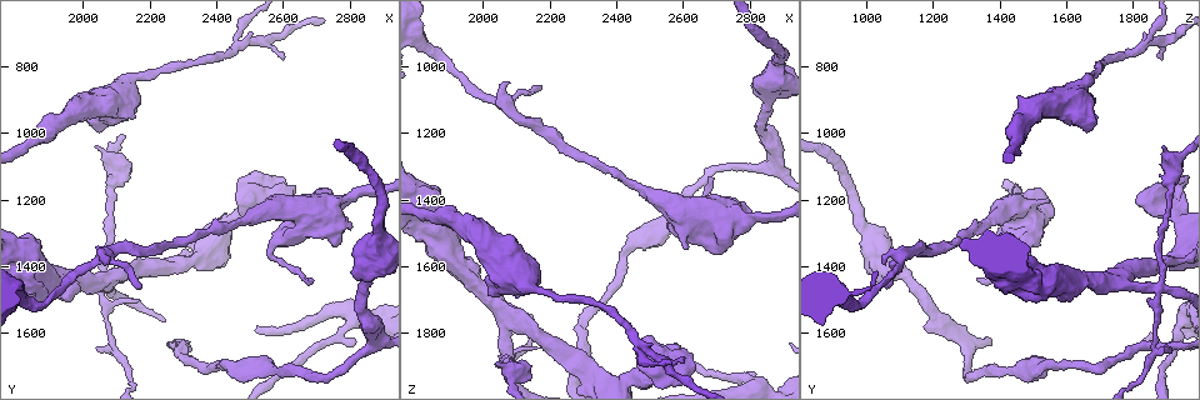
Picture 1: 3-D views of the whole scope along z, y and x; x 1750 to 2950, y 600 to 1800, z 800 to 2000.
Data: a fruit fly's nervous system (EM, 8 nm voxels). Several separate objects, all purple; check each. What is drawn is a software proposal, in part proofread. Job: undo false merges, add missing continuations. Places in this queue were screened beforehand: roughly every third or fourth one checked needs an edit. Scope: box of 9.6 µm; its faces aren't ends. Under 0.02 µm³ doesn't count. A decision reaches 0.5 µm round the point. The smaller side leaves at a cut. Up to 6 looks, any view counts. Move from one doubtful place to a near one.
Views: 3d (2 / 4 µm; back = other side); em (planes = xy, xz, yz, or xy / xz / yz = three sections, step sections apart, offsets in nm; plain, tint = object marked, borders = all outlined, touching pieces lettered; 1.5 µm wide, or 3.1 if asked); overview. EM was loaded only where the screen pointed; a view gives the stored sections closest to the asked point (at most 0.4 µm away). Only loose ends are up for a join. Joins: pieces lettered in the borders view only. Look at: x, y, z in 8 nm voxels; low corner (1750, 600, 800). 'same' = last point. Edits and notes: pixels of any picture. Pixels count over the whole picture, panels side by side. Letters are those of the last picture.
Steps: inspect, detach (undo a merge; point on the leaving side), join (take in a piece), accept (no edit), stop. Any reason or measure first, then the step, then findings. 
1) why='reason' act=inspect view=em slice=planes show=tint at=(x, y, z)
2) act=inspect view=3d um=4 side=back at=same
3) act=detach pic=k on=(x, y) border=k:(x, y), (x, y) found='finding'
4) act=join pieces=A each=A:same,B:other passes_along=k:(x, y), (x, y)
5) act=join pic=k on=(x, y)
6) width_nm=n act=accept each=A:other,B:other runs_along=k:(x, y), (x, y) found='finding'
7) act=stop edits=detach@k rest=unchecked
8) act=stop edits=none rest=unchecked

why='abrupt turn' act=inspect view=em slice=planes show=tint at=(2070, 1470, 1860)

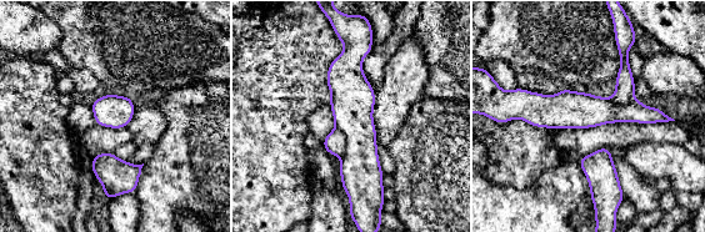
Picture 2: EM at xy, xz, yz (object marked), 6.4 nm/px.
why='what lies round it' act=inspect view=em slice=planes show=borders at=same

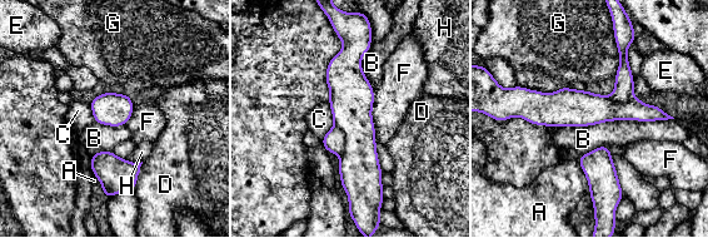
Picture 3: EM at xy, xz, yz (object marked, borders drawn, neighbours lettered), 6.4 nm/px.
act=detach pic=3 on=(333, 142) each=A:other,B:other,C:other,D:other,E:other,F:other,G:other,H:other border=3:(334, 125), (344, 138), (339, 155) found='a second cell is stuck on'

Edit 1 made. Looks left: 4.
act=inspect view=overview

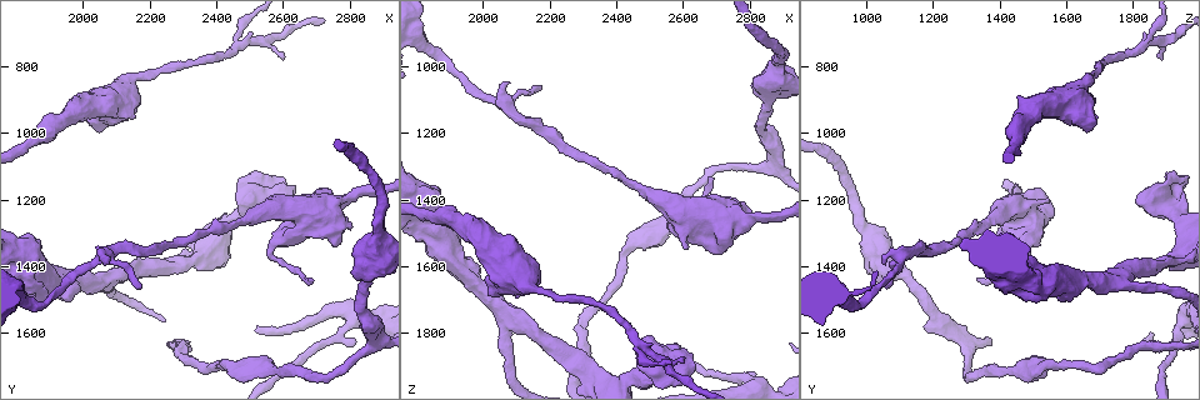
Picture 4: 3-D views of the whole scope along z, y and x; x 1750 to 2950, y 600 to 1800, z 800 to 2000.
why='thick turns thin' act=inspect view=3d um=4 at=(2510, 1250, 1390)

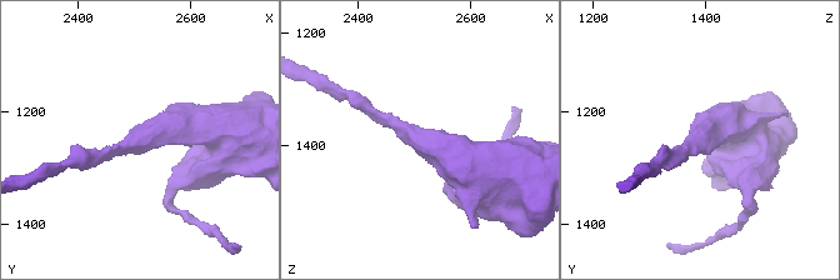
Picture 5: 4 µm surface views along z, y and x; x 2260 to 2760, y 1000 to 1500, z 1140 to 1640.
why='need the tissue' act=inspect view=em slice=planes show=tint at=(2520, 1250, 1390)

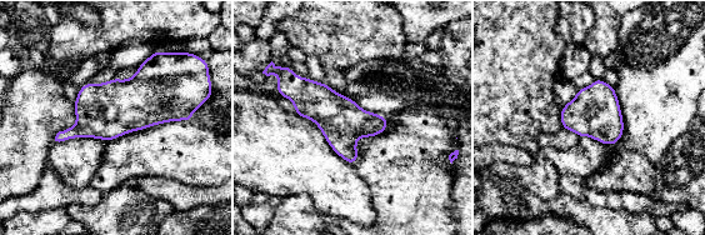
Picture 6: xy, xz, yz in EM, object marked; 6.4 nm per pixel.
act=inspect view=em slice=planes show=borders at=same

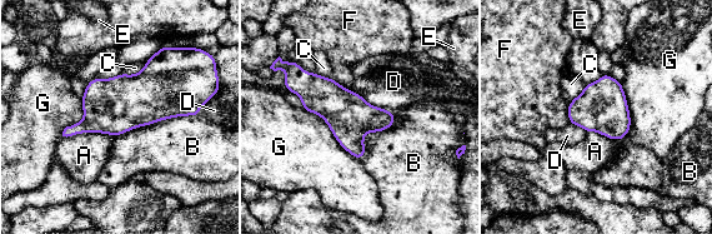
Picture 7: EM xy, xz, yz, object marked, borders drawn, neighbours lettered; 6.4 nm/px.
act=accept each=A:other,B:other,C:other,D:other,E:other,F:other,G:other border=7:(341, 85), (389, 110) found='one cell here'

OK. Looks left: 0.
act=stop edits=detach@3 rest=unchecked

